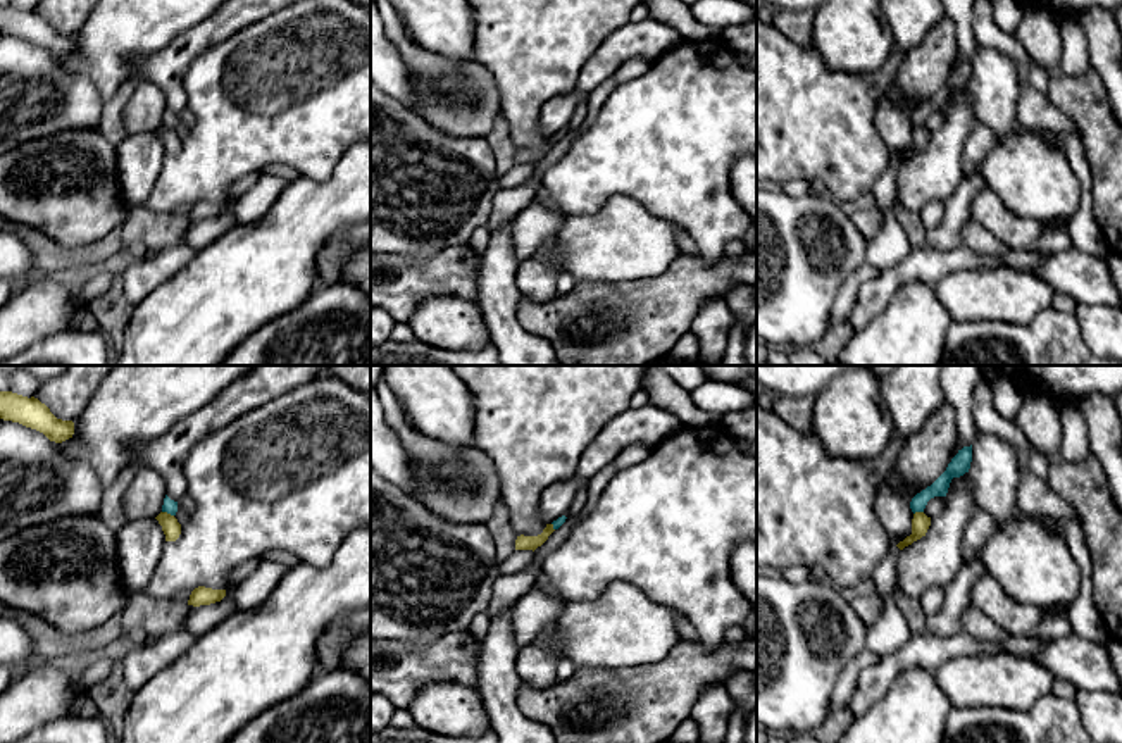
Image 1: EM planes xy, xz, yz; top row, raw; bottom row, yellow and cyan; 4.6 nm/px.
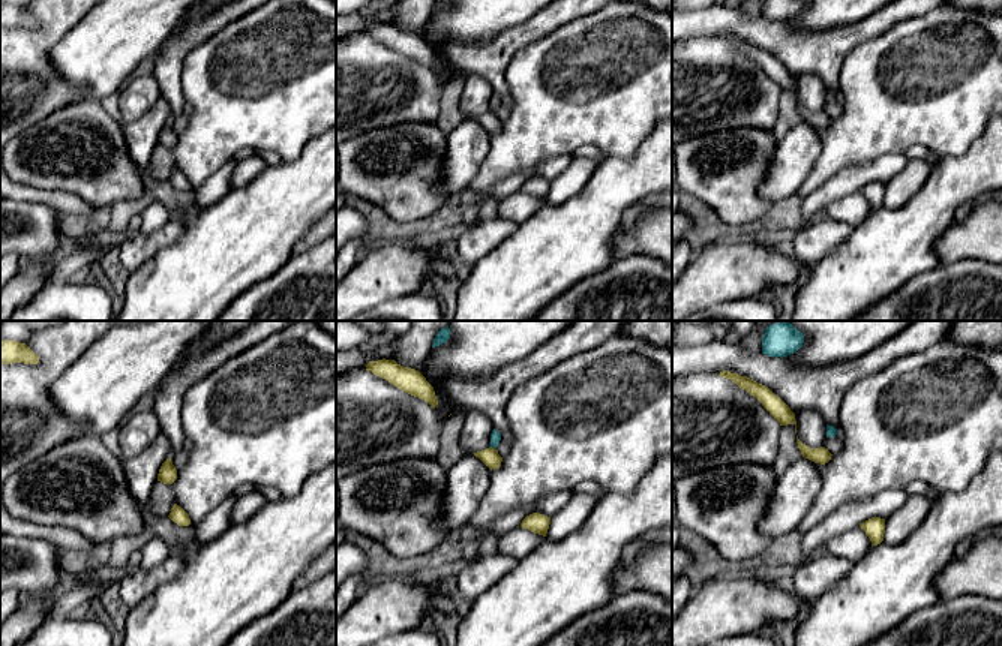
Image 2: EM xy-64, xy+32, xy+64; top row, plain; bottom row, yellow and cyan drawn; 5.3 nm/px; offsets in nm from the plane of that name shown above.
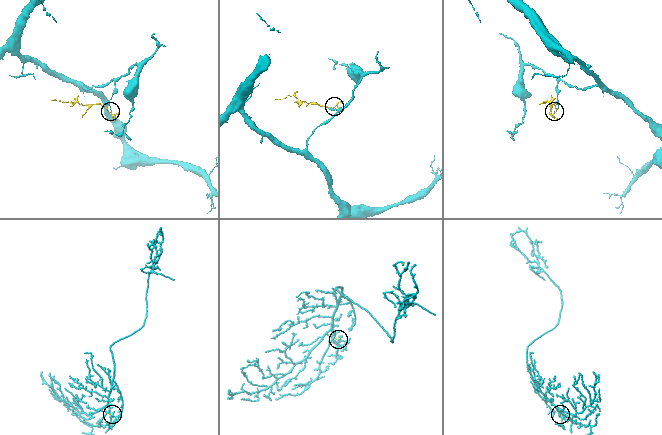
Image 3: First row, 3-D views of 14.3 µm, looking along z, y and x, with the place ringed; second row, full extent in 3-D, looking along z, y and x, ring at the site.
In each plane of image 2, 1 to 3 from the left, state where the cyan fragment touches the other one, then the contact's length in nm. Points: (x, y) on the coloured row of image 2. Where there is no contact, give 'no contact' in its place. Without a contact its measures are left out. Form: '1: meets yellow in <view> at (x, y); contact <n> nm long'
1: no contact
2: meets yellow in xy+32 at (491, 447); contact 30 nm long
3: no contact

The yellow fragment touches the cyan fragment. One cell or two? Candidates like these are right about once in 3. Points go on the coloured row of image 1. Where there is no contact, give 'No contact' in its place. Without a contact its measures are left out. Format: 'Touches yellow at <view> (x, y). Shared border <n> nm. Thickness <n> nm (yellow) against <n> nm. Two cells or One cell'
Touches yellow at xy (166, 512). Shared border 60 nm. Thickness 90 nm (yellow) against 70 nm. Two cells

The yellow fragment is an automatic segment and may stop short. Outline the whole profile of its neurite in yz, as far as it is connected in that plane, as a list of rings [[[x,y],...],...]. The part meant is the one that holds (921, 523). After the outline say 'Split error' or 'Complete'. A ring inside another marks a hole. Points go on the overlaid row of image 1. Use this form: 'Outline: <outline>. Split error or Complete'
Outline: [[[915,512],[912,519],[912,534],[907,536],[903,541],[900,541],[896,546],[903,550],[905,546],[920,540],[922,536],[926,536],[929,526],[931,526],[931,517],[927,517],[924,512]]]. Complete

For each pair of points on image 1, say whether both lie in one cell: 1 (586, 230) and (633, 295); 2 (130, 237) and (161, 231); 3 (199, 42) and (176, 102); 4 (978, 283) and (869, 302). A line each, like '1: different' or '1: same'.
1: different
2: same
3: same
4: different

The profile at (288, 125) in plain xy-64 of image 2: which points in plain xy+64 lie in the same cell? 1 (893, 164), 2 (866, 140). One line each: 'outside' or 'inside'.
1: outside
2: inside

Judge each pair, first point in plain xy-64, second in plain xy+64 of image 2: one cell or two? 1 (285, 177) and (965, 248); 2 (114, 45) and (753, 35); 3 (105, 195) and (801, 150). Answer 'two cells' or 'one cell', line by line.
1: two cells
2: two cells
3: two cells

